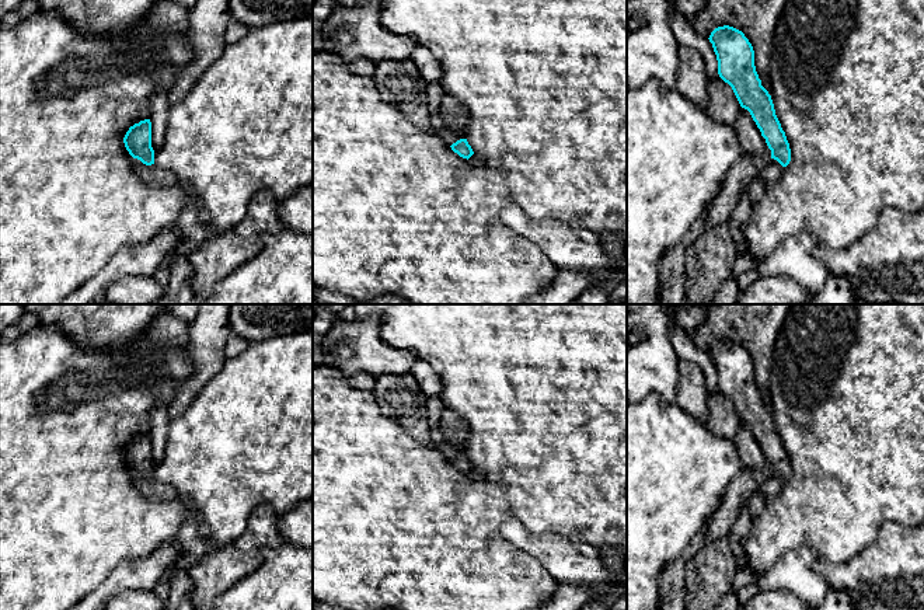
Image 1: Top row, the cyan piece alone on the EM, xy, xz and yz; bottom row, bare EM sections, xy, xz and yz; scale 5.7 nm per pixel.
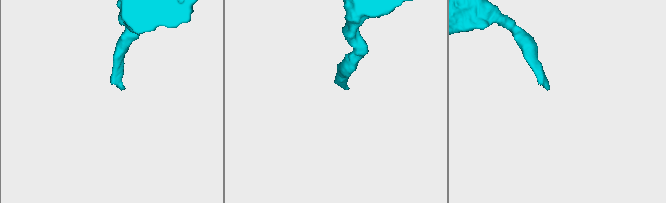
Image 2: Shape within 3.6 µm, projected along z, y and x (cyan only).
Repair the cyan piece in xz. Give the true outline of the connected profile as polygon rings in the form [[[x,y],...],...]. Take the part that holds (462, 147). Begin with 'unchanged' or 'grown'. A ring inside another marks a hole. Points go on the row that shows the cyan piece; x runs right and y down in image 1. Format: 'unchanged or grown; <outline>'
grown; [[[450,123],[439,133],[440,139],[451,147],[463,158],[470,158],[474,151],[467,142],[467,132],[463,125],[453,128]]]

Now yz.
grown; [[[729,25],[715,28],[708,39],[716,55],[719,77],[732,87],[740,107],[750,112],[771,150],[771,158],[760,163],[759,174],[767,188],[781,178],[791,161],[791,149],[771,95],[756,72],[753,46],[742,31]]]

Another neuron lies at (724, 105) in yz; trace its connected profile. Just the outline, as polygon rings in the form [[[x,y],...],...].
[[[721,77],[708,81],[709,112],[715,122],[735,128],[740,104],[732,90]]]

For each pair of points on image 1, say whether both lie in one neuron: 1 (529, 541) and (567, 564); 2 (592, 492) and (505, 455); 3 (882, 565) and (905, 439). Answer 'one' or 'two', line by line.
1: one
2: one
3: two

